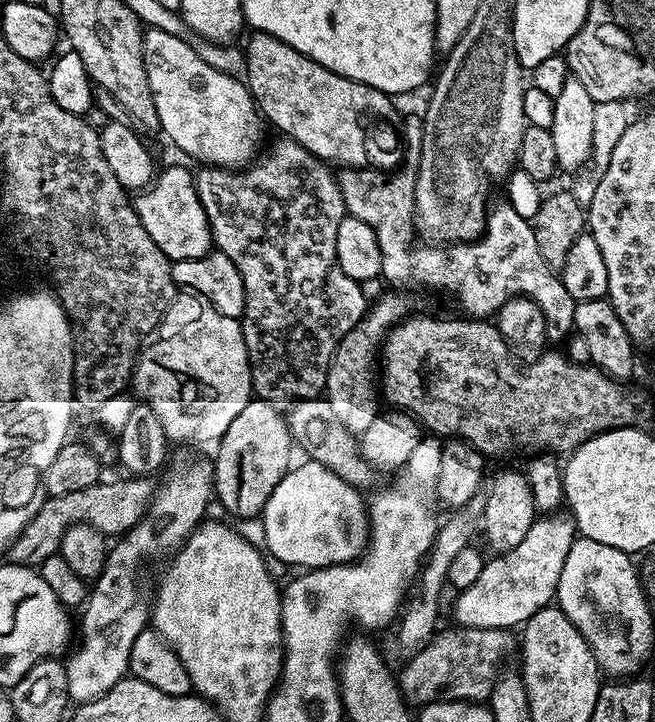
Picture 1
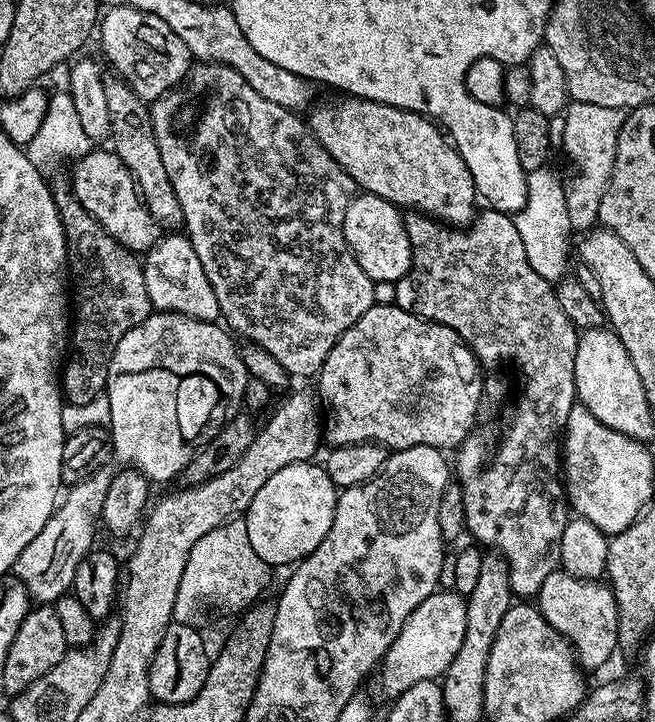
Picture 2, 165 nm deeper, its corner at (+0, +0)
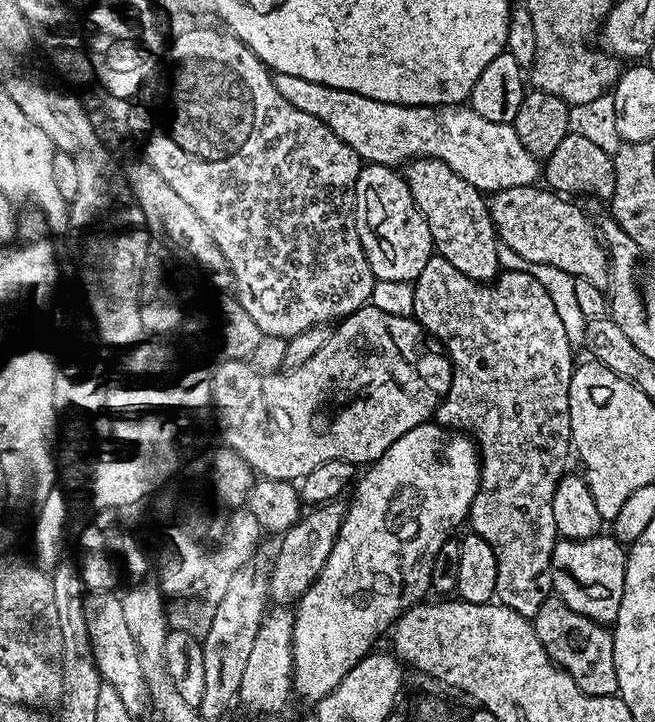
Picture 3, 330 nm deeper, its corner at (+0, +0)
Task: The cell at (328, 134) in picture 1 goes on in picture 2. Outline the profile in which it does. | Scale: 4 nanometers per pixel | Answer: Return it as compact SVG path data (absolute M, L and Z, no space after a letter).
M345 95L336 108L314 108L306 116L308 127L318 142L326 146L330 156L346 170L357 189L386 198L401 209L422 212L449 226L471 225L478 212L474 178L456 145L429 117L377 100L365 100L362 96Z

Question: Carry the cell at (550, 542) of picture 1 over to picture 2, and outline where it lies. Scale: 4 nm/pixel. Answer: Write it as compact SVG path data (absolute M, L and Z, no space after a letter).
M455 590L447 591L432 592L426 602L413 610L385 653L378 673L380 672L380 684L388 698L399 696L418 682L439 681L458 650L462 650L462 638L466 638L468 601Z

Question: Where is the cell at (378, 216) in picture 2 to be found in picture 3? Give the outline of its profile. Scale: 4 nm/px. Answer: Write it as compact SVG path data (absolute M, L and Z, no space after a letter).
M365 163L361 167L356 183L356 229L376 280L415 282L422 266L432 259L434 245L430 226L426 226L426 218L422 218L410 194L407 179L396 172L386 164Z

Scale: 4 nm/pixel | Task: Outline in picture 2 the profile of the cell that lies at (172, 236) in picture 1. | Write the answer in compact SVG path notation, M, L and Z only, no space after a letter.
M93 150L83 153L76 162L76 169L73 170L72 176L70 175L72 192L76 196L76 201L129 252L144 254L155 247L162 236L161 225L157 224L155 218L150 214L150 210L141 200L140 193L136 191L134 178L122 162L122 158L118 158L116 153L111 150L105 150L105 152Z

